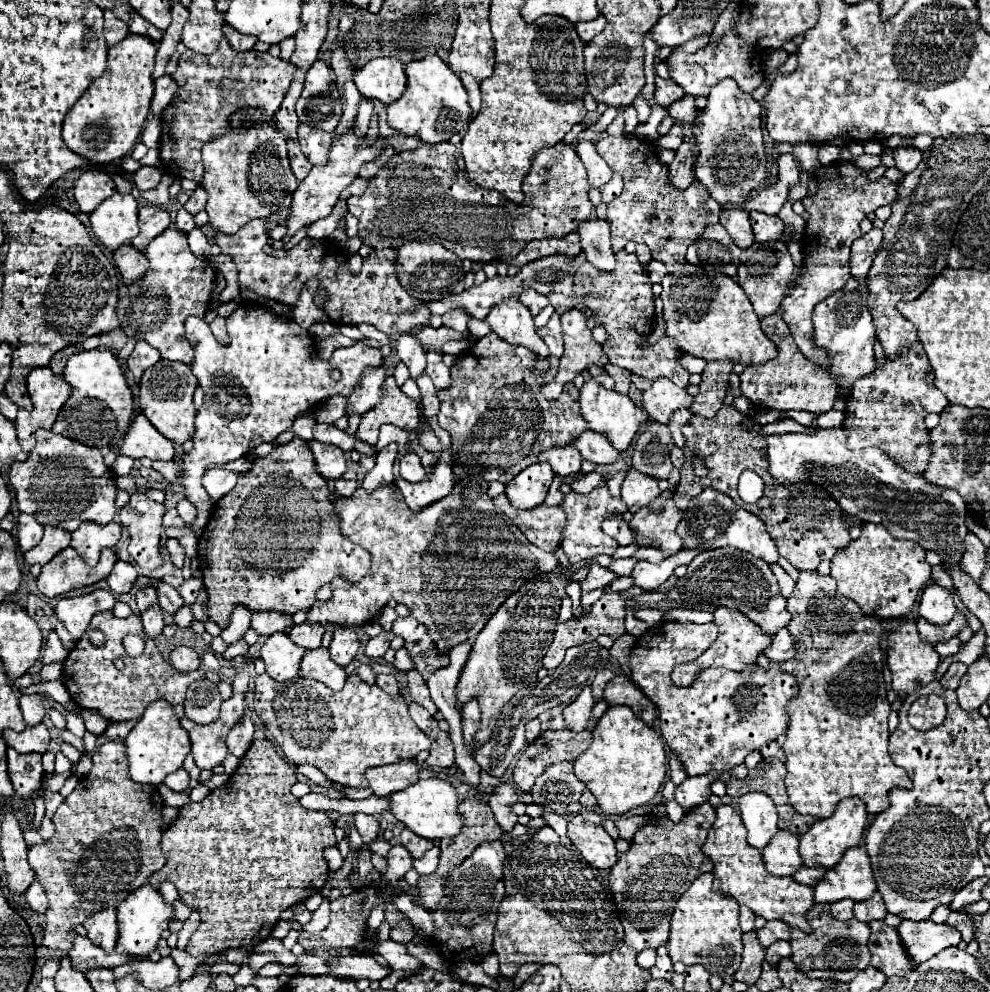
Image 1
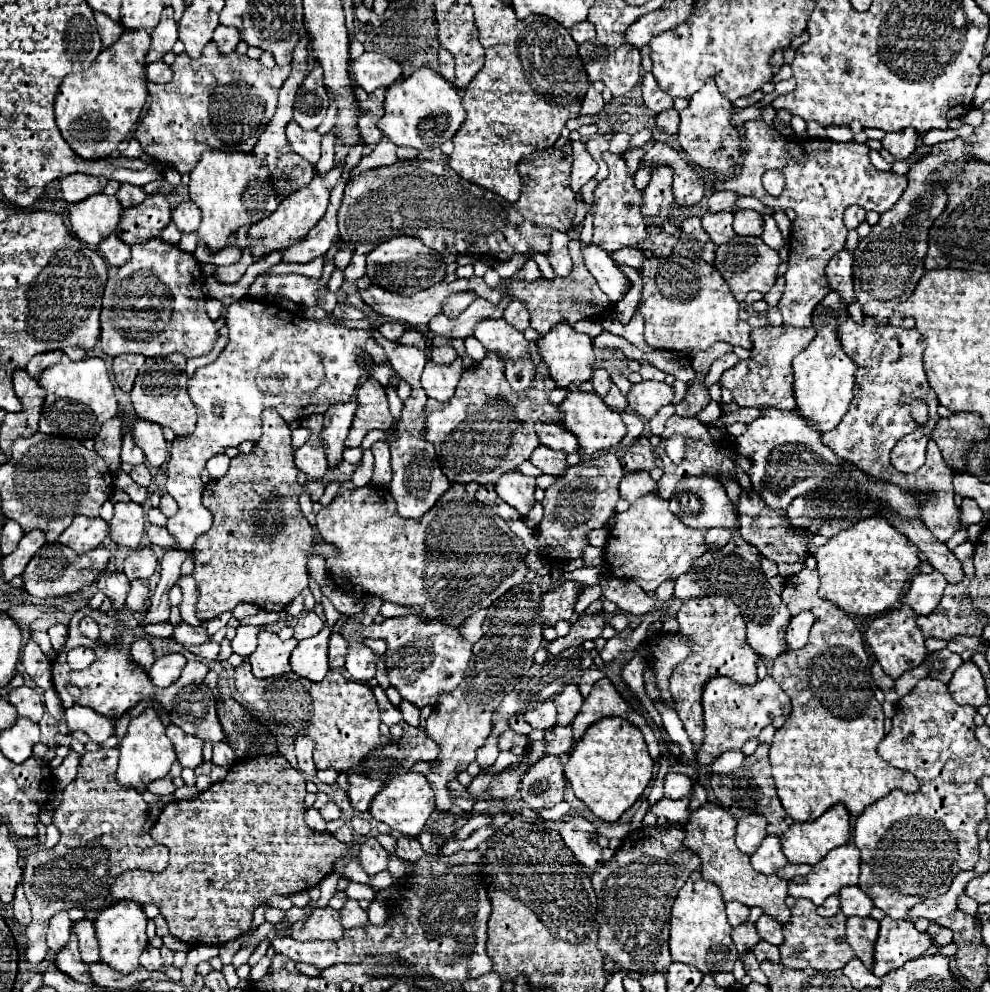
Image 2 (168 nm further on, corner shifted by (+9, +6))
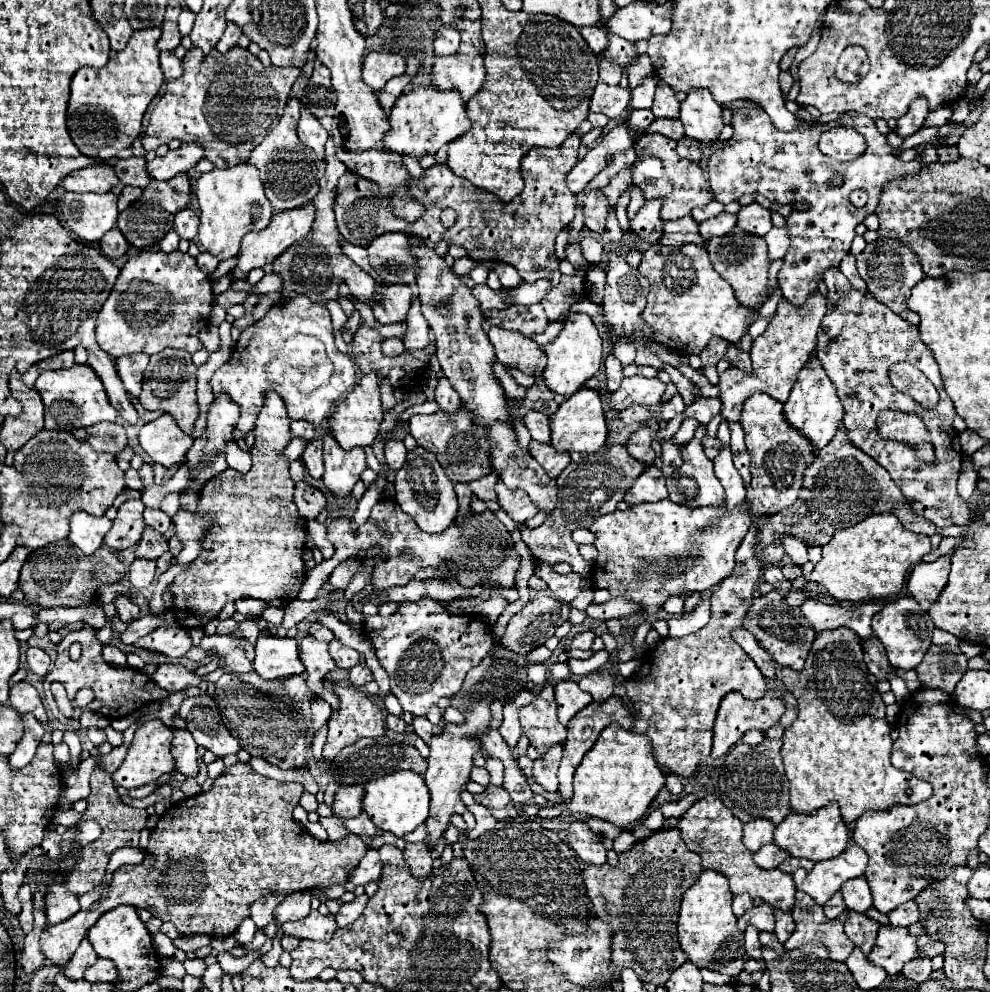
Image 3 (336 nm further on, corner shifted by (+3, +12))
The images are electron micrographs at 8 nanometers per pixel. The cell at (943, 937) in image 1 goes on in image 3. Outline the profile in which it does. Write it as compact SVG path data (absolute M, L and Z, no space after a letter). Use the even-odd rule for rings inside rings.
M887 925L879 929L875 949L869 953L869 961L883 967L889 975L901 973L901 967L915 957L919 957L917 937L911 935L907 927Z

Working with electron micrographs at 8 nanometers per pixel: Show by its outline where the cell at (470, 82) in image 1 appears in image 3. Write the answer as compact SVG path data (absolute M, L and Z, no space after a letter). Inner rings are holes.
M441 27L433 45L435 45L435 55L437 57L455 55L457 49L459 49L459 33L453 27Z

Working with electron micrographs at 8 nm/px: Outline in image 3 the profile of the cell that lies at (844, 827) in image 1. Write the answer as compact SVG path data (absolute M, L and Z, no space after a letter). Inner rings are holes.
M829 803L827 807L815 811L813 815L799 815L799 813L787 815L783 819L783 823L777 825L773 841L781 849L791 853L793 857L805 857L811 861L825 861L825 859L831 859L831 857L845 851L845 847L849 843L849 827L843 823L843 817L839 813L839 805Z

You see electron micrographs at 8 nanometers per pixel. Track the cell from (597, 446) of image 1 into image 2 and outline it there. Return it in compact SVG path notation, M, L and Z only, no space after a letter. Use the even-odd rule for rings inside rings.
M539 423L535 425L535 433L539 435L539 441L553 451L577 453L577 441L573 433L569 433L567 429L561 429L559 423Z

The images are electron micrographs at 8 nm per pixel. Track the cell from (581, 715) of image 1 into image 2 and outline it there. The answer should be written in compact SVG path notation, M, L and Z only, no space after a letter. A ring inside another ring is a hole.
M565 685L565 689L555 697L555 705L557 705L557 713L559 713L557 725L561 725L561 727L569 725L583 705L583 697L581 697L577 685Z

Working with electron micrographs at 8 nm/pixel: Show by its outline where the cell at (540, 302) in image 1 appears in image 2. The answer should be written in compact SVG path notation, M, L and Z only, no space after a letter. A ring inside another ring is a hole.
M515 299L515 301L509 303L509 307L503 313L503 319L509 325L513 325L517 331L525 331L529 327L529 313L527 313L525 305L519 299Z

